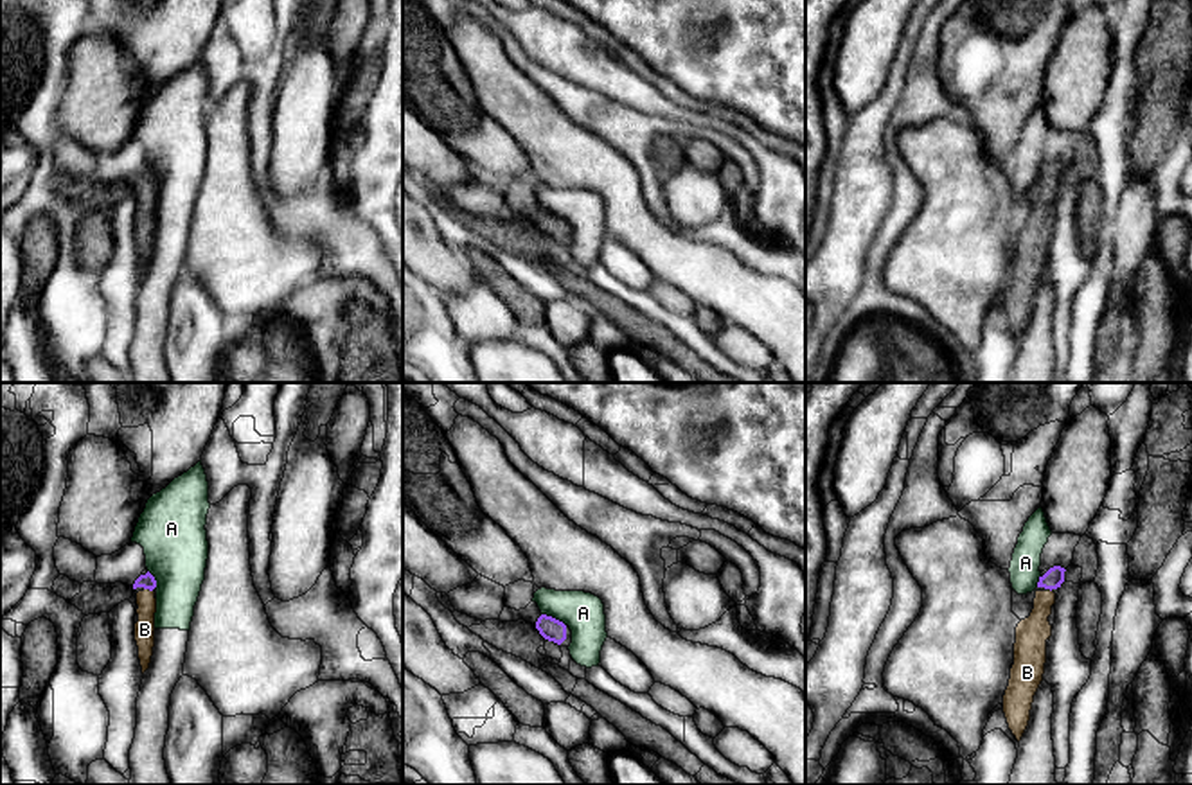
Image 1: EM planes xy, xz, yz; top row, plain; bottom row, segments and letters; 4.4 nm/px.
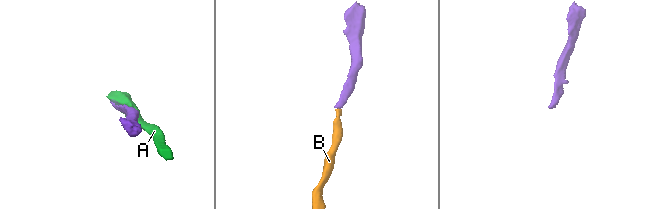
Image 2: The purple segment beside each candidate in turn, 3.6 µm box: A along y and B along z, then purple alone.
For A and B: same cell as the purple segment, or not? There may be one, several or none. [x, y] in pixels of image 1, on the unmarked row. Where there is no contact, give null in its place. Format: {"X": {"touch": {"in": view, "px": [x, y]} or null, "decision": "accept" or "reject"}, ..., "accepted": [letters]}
{"A": {"touch": {"in": "xz", "px": [554, 216]}, "decision": "reject"}, "B": {"touch": {"in": "xy", "px": [148, 185]}, "decision": "accept"}, "accepted": ["B"]}

